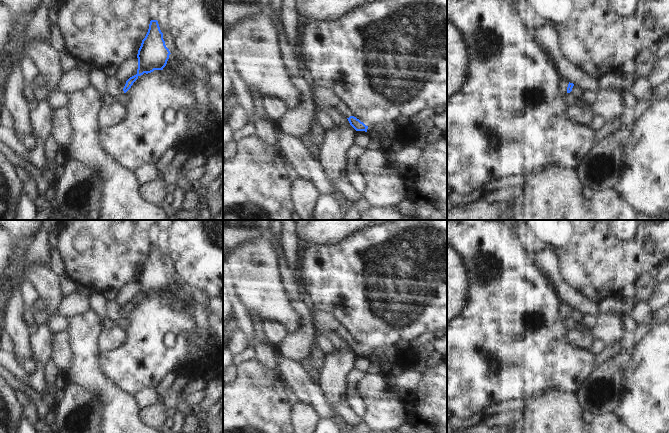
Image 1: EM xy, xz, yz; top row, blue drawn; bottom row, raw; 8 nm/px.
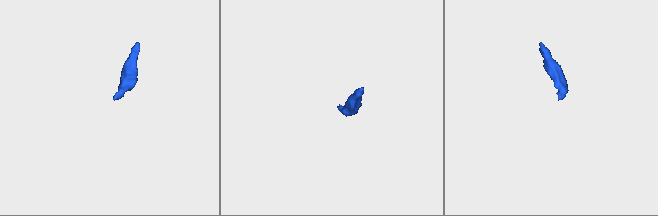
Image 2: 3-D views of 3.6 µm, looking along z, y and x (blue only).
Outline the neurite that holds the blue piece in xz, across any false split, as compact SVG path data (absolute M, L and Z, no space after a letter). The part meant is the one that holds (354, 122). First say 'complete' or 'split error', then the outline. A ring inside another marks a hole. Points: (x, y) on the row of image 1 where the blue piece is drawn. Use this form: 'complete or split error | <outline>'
split error | M310 82L311 95L315 105L316 110L325 110L327 108L335 108L341 115L346 117L350 125L356 131L367 132L368 126L363 122L353 116L352 112L347 108L347 106L337 98L328 88L316 85Z

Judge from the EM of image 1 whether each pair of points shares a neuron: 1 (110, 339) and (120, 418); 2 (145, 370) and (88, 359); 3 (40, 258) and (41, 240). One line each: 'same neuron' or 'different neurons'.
1: different neurons
2: different neurons
3: same neuron

